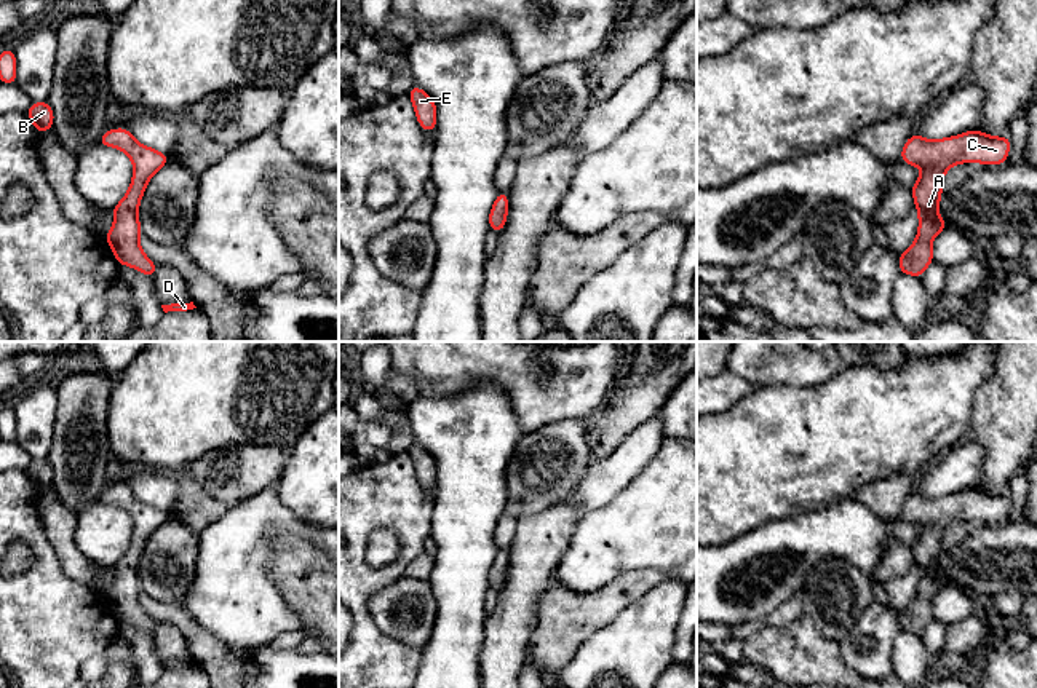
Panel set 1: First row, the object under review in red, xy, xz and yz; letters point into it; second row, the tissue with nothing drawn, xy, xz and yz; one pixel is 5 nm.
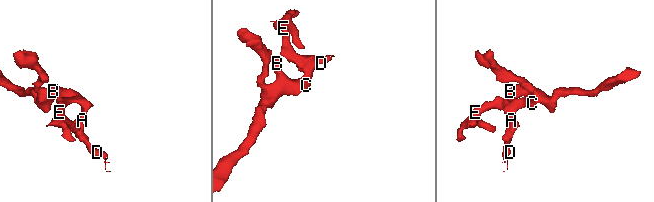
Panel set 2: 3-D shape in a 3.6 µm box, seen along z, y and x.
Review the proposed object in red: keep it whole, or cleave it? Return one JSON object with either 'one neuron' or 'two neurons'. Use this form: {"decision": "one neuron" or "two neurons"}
{"decision": "one neuron"}

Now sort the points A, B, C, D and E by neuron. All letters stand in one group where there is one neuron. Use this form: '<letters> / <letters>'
A B C D E

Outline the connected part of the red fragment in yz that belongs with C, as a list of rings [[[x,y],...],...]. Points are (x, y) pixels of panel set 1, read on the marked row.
[[[978,129],[956,137],[928,140],[919,134],[911,136],[903,150],[901,161],[922,168],[922,174],[911,195],[919,212],[919,231],[909,249],[898,255],[900,273],[920,278],[933,263],[932,241],[949,223],[936,211],[941,200],[941,182],[946,171],[957,163],[987,163],[997,166],[1008,160],[1010,134],[992,137]]]

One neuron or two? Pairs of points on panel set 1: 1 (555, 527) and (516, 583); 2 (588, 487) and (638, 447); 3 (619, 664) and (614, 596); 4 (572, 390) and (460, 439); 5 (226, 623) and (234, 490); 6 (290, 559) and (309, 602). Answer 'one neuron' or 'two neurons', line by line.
1: one neuron
2: one neuron
3: two neurons
4: two neurons
5: two neurons
6: one neuron

